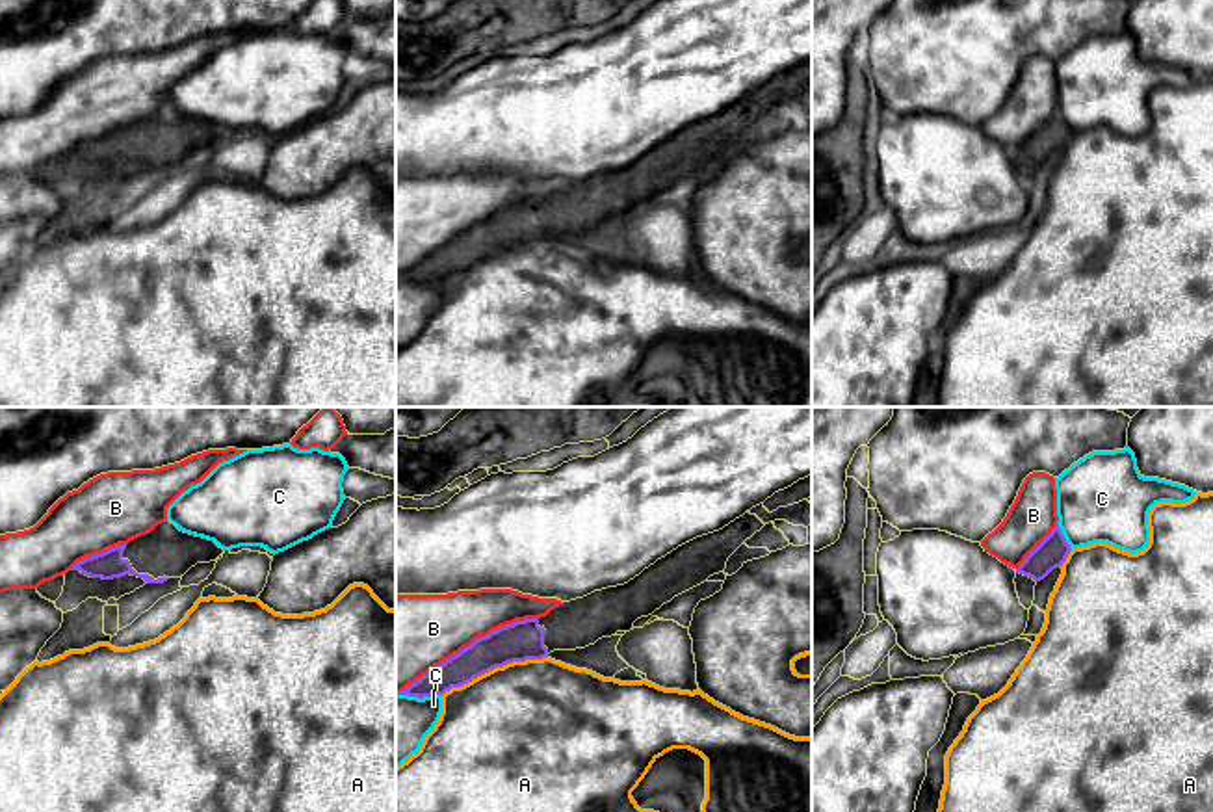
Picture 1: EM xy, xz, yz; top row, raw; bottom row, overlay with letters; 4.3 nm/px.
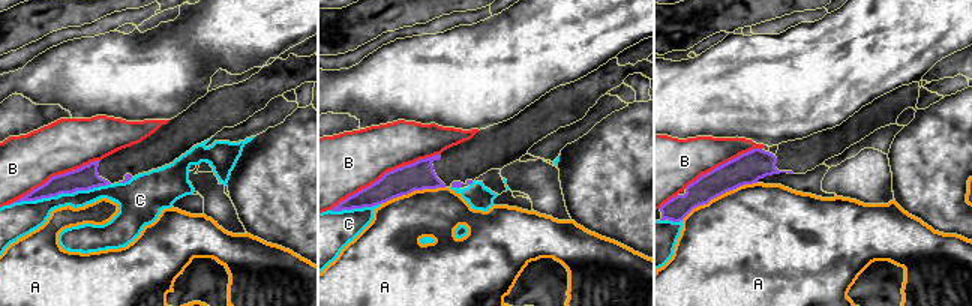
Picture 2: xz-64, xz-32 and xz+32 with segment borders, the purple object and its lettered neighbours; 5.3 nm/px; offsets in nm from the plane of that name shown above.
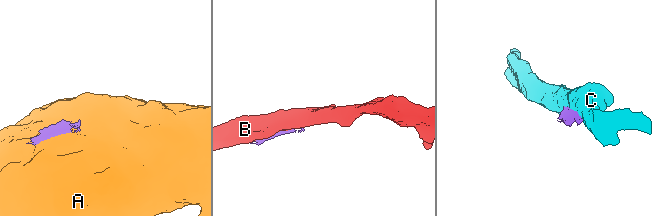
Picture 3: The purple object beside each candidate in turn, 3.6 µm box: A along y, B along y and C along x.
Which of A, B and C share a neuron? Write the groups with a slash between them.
A / B / C

